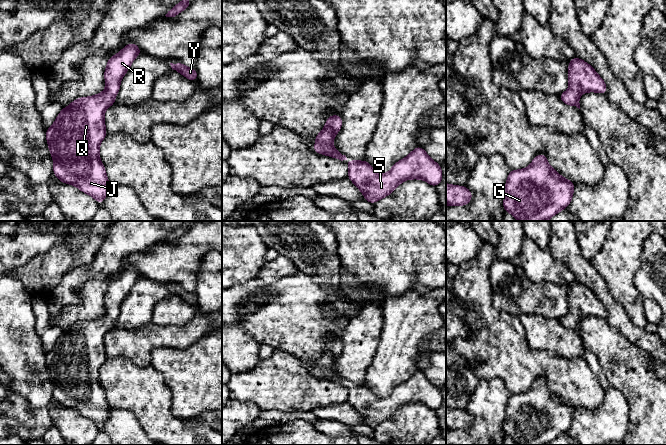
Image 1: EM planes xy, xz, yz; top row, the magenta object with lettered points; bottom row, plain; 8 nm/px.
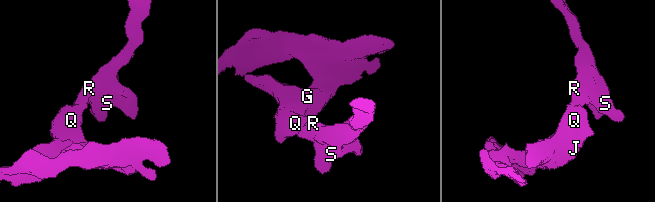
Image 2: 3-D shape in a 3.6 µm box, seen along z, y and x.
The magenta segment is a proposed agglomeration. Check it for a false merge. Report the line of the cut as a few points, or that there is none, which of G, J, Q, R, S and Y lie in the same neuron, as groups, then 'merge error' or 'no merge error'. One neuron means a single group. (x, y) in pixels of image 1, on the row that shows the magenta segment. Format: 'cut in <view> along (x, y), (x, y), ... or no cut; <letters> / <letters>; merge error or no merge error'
no cut; G J Q R S Y; no merge error

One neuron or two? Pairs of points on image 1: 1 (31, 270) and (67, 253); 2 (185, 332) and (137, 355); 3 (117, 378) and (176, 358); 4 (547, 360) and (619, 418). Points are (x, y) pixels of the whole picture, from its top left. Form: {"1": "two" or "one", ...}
{"1": "one", "2": "one", "3": "two", "4": "two"}

